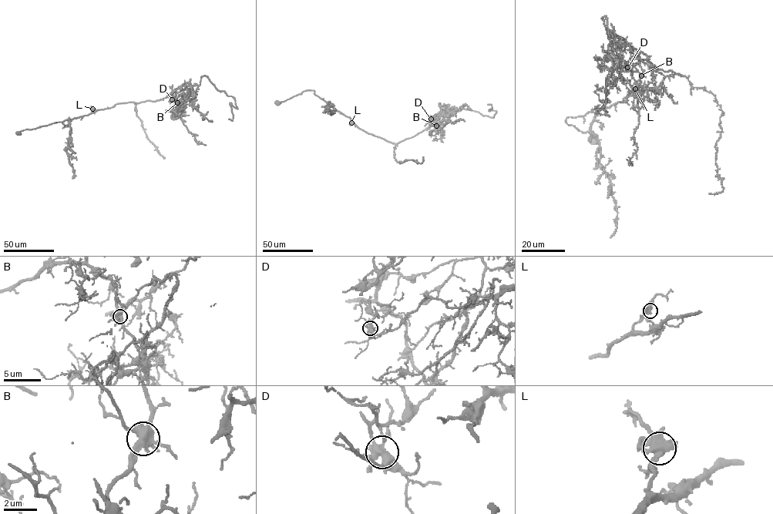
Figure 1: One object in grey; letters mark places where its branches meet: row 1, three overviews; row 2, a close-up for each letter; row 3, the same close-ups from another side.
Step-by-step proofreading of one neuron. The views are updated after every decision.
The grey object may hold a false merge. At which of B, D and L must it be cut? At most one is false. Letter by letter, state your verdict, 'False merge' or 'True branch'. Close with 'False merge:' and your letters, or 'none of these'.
B: False merge
D: True branch
L: True branch
False merge: B

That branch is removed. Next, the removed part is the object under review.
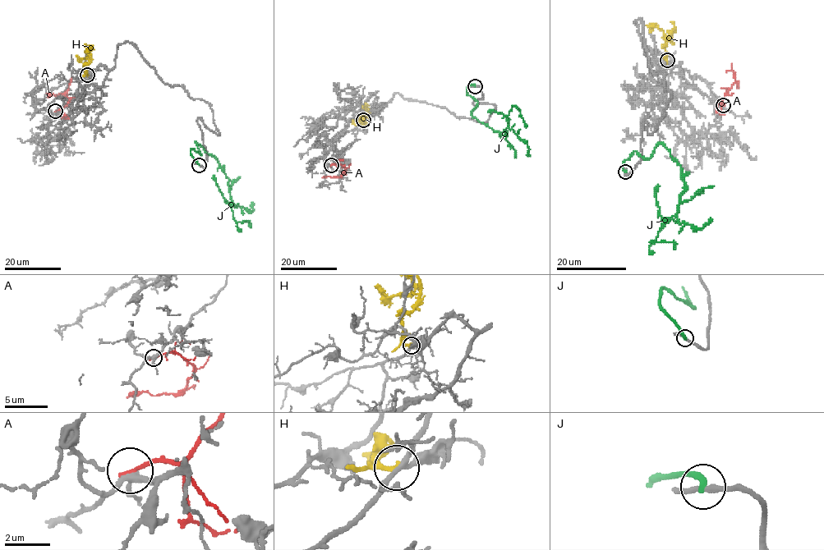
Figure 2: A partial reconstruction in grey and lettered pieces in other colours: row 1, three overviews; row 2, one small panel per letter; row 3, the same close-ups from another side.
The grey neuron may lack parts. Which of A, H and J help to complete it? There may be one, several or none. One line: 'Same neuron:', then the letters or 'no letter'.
Same neuron: no letter

